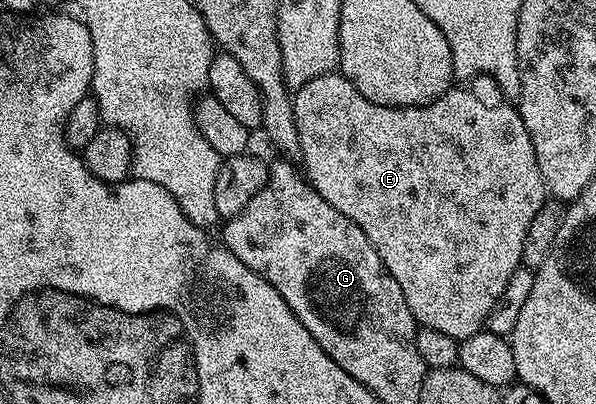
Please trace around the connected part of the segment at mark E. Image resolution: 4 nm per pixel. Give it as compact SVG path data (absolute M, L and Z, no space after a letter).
M339 71L322 75L318 79L310 79L301 89L295 90L296 126L300 136L300 157L304 161L303 168L312 186L342 215L349 217L362 231L366 231L366 239L374 243L374 251L382 259L382 263L398 279L398 287L402 287L402 295L406 295L406 303L420 325L434 327L434 331L443 331L445 335L463 339L481 332L484 329L486 315L490 315L490 307L498 303L498 295L506 291L506 283L510 283L510 275L521 268L522 242L526 240L526 231L534 215L543 207L546 190L542 171L538 171L538 159L534 155L534 143L530 143L530 135L526 131L526 123L522 123L519 108L504 96L500 85L493 77L478 76L471 78L472 89L453 87L441 95L437 101L428 105L414 105L406 109L395 109L389 105L379 105L366 99L356 85L350 83Z

